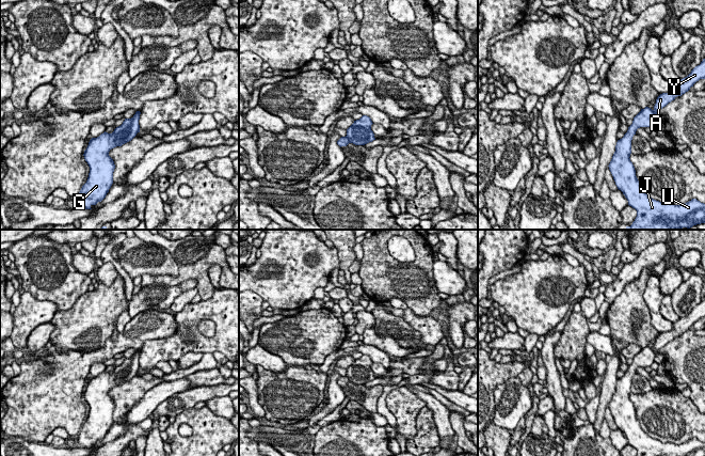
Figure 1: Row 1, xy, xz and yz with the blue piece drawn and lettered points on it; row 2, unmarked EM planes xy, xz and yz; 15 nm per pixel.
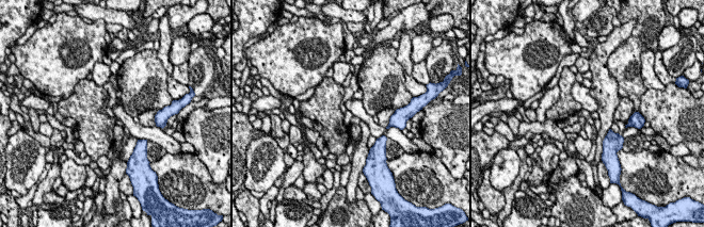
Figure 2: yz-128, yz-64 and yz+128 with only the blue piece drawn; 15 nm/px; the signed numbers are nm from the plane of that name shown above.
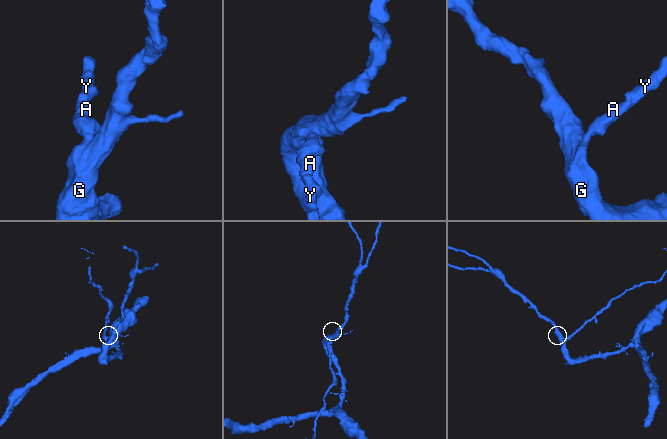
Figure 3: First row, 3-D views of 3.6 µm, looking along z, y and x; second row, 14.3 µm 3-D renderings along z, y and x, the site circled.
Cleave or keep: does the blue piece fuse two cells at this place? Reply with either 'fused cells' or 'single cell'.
single cell

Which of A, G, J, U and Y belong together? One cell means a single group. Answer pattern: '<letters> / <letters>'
A G J U Y

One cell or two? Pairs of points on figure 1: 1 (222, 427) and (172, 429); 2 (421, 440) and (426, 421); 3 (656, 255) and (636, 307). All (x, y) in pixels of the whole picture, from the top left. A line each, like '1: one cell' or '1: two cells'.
1: one cell
2: one cell
3: two cells

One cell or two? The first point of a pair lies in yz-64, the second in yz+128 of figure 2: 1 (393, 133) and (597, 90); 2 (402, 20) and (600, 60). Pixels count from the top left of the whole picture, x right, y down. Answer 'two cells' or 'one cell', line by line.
1: two cells
2: one cell

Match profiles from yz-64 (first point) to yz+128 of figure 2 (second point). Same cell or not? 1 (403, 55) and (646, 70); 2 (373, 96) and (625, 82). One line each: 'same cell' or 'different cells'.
1: same cell
2: same cell

